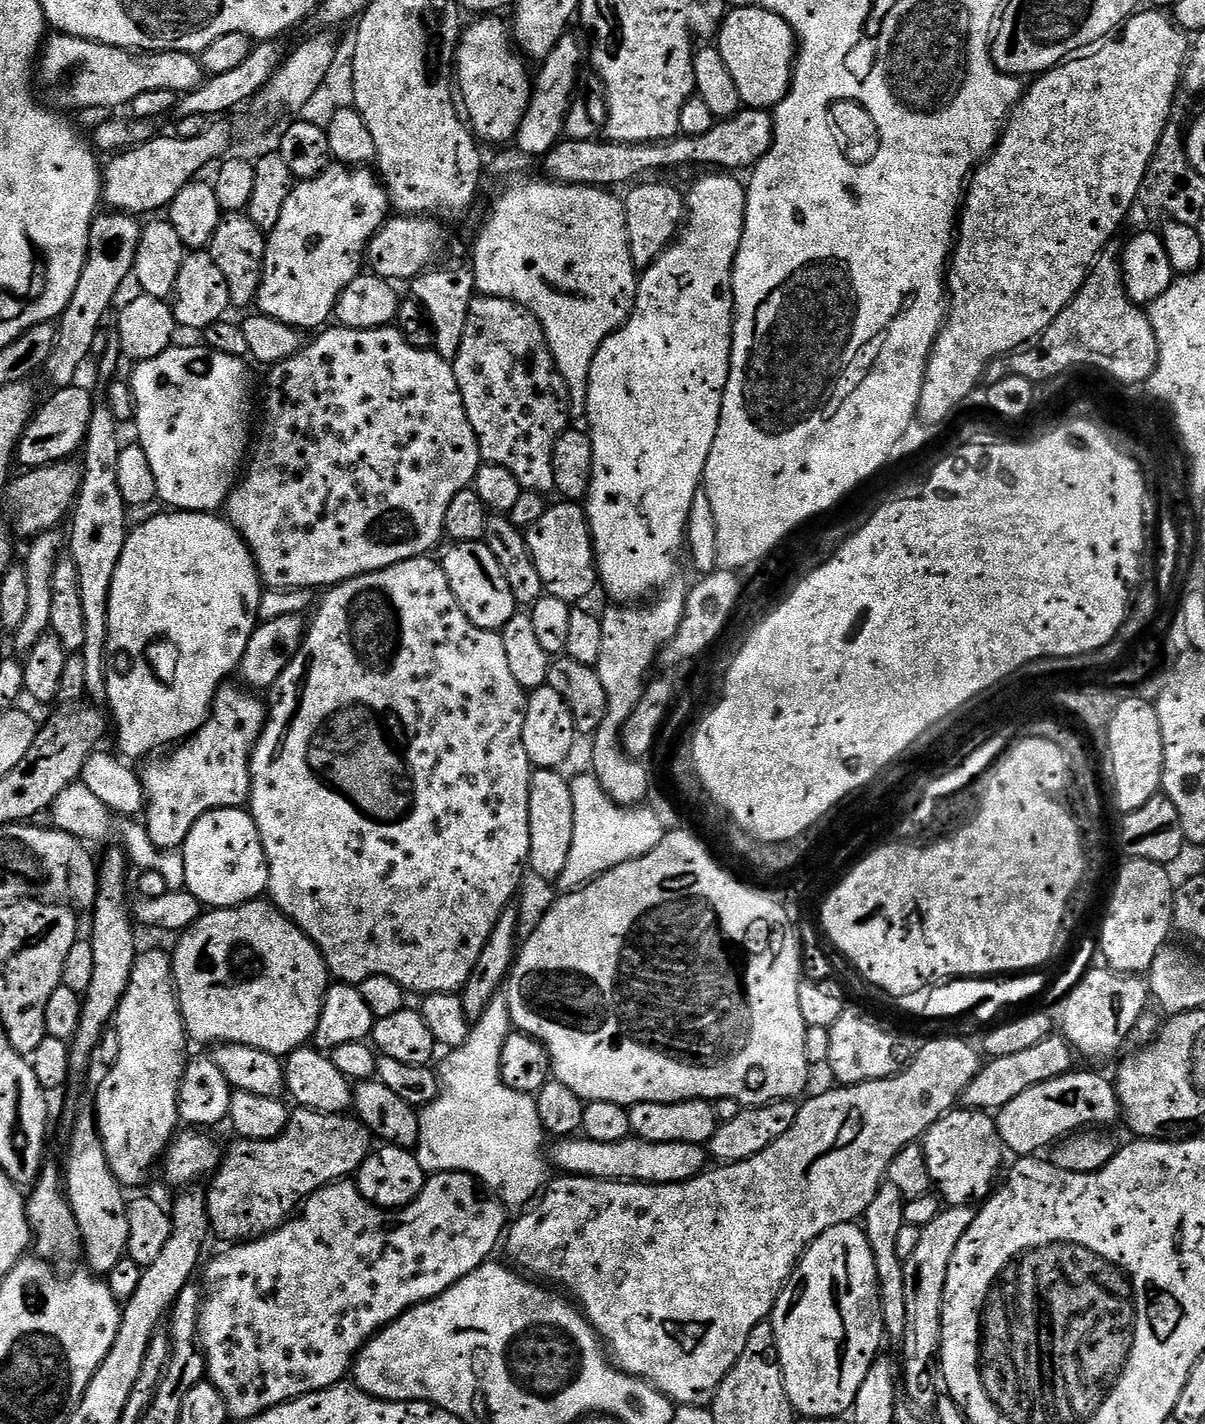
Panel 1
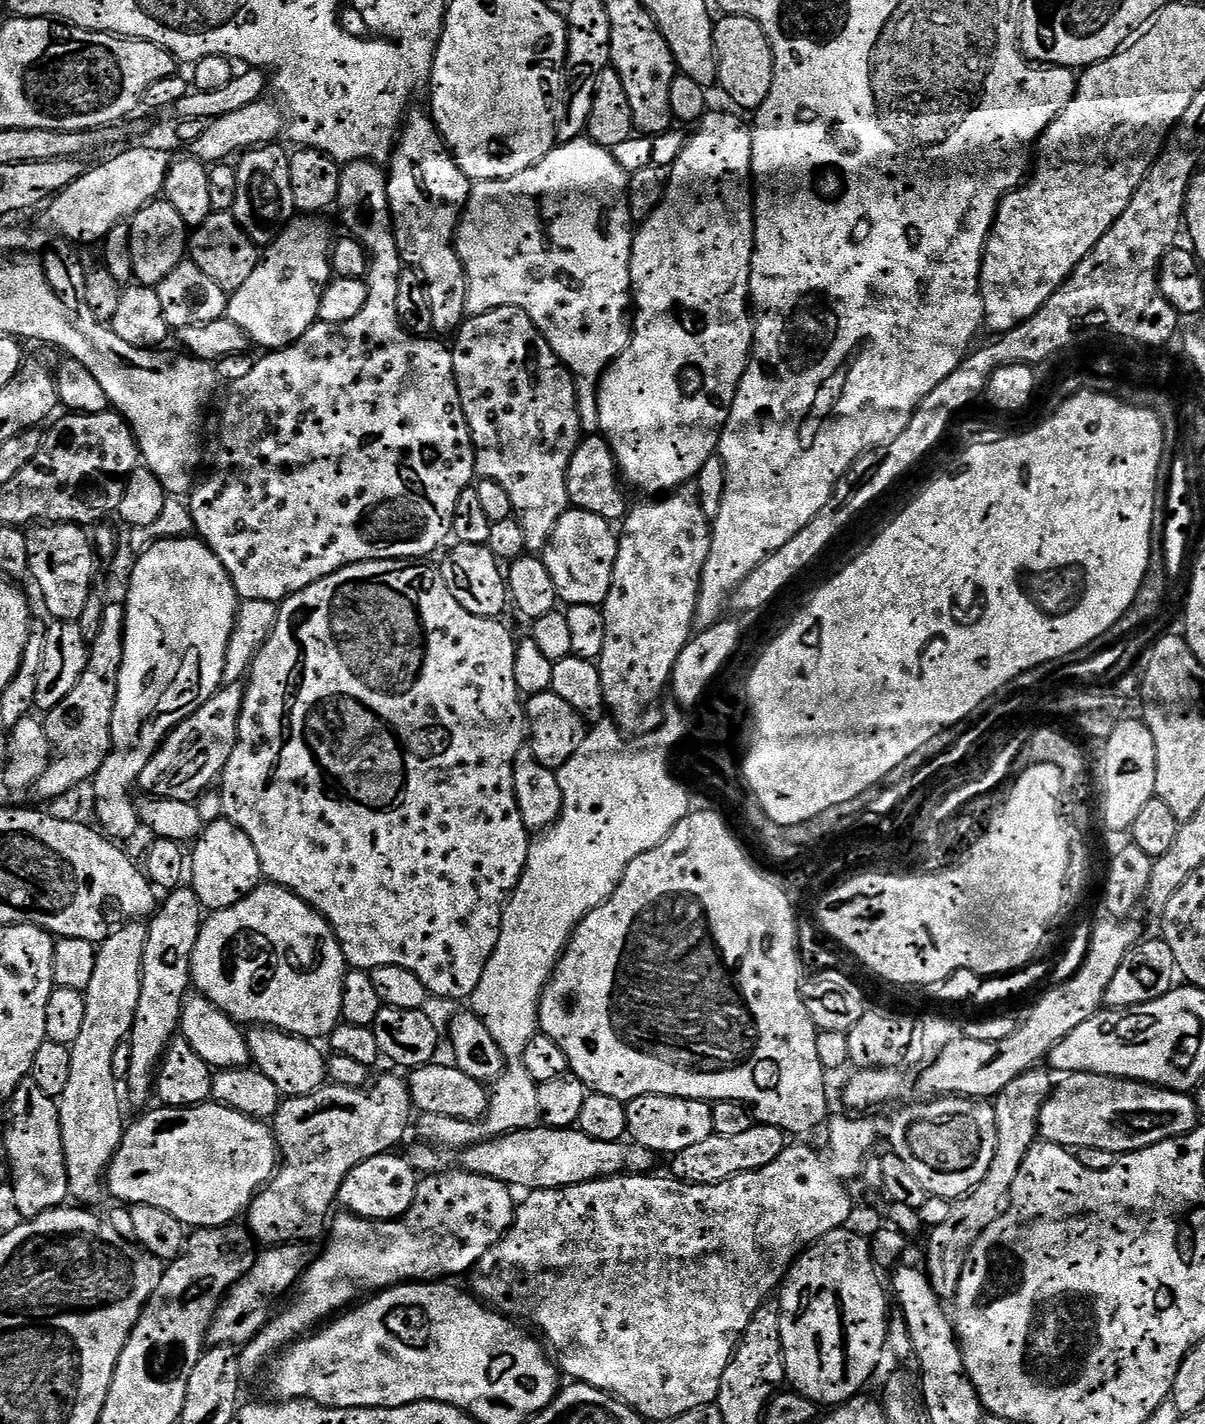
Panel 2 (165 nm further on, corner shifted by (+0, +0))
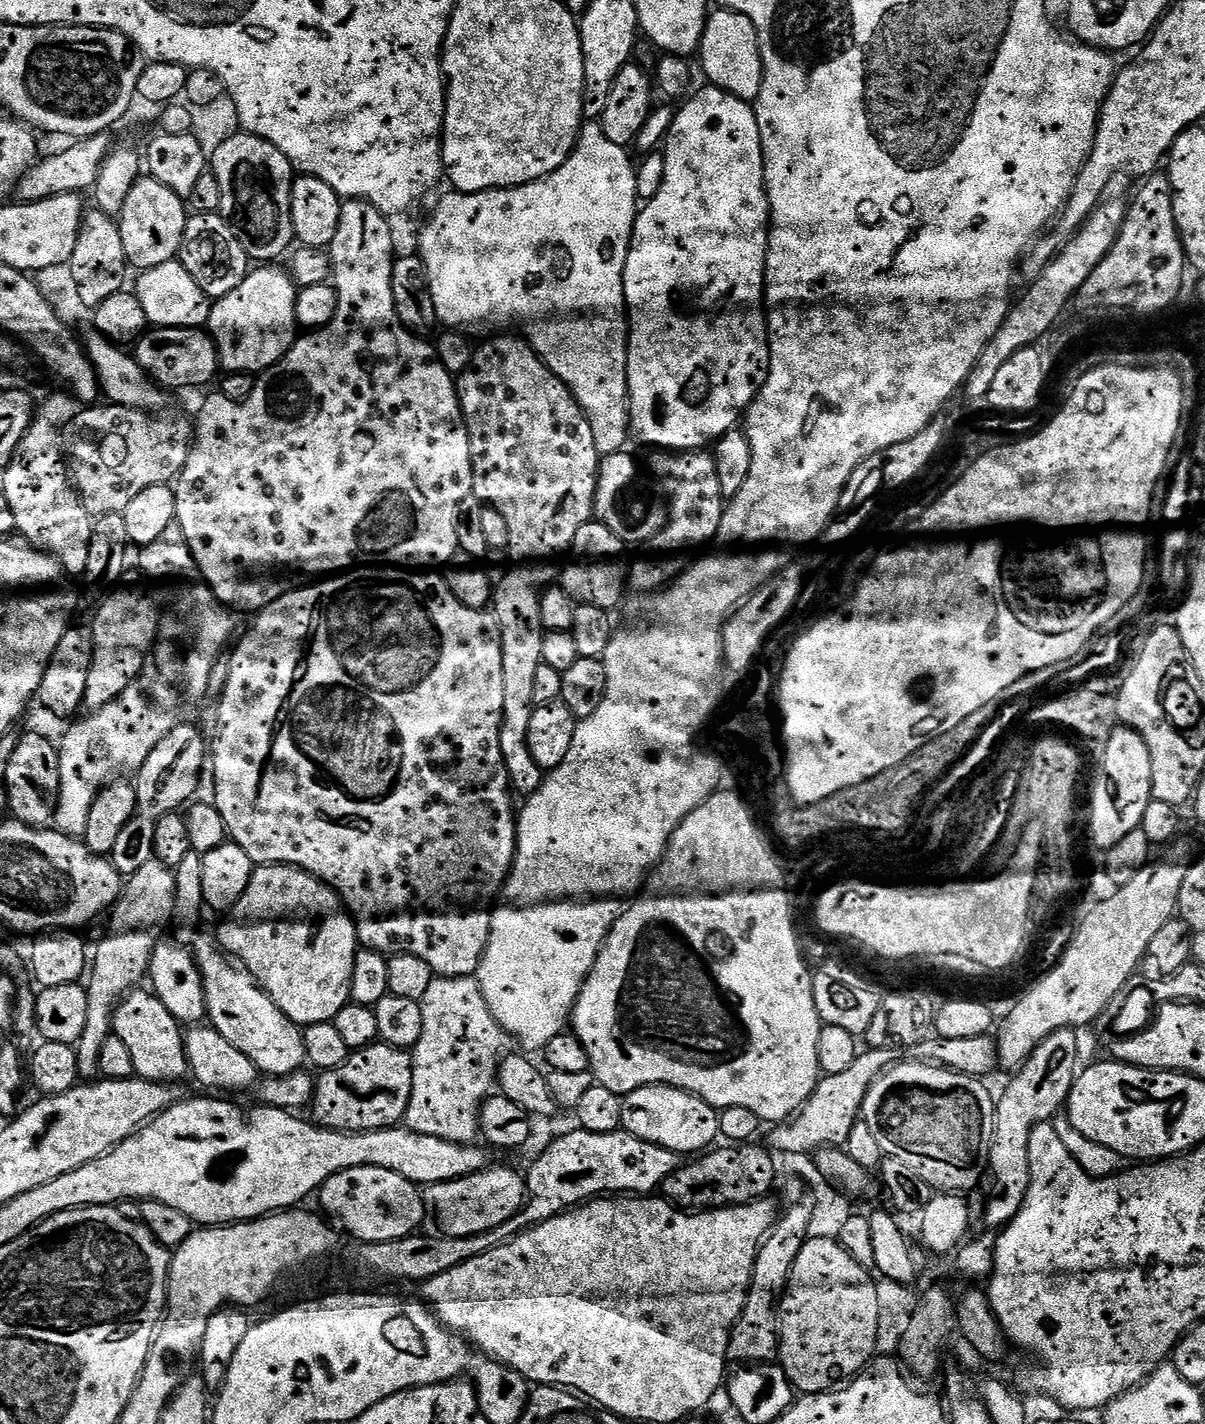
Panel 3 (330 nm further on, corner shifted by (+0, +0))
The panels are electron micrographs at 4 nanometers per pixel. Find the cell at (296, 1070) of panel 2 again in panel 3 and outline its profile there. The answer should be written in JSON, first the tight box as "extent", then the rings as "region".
{"extent":[194,936,305,1077],"region":[[[204,936],[194,947],[196,964],[200,967],[200,973],[204,979],[204,993],[208,1003],[207,1019],[211,1027],[216,1029],[226,1042],[238,1046],[246,1058],[255,1062],[257,1069],[269,1077],[288,1076],[292,1072],[301,1071],[305,1067],[304,1059],[304,1033],[301,1025],[295,1024],[289,1016],[282,1014],[282,1010],[272,1001],[272,997],[253,980],[252,975],[244,971],[243,967],[237,966],[222,951],[219,943],[208,936]]]}

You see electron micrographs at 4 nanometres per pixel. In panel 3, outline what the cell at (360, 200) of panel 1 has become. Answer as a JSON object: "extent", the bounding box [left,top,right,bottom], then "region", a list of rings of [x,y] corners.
{"extent":[206,266,298,373],"region":[[[276,266],[253,267],[236,289],[212,304],[206,328],[216,341],[218,364],[225,373],[262,373],[274,367],[298,339],[298,286],[283,267],[272,267]]]}

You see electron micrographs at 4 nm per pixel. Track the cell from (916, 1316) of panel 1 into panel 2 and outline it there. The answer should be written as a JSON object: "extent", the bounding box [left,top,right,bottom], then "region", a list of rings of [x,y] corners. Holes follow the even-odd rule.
{"extent":[924,1066,1054,1302],"region":[[[1037,1066],[1023,1072],[1010,1086],[1006,1086],[994,1098],[994,1122],[996,1123],[996,1145],[994,1159],[990,1161],[990,1170],[977,1188],[952,1205],[946,1222],[927,1233],[928,1245],[924,1248],[924,1264],[928,1281],[941,1302],[952,1302],[956,1299],[958,1282],[962,1282],[962,1270],[966,1258],[978,1242],[978,1238],[987,1230],[1004,1211],[1011,1195],[1018,1170],[1026,1162],[1033,1144],[1040,1135],[1040,1111],[1054,1087],[1054,1076],[1047,1067]],[[1053,1079],[1053,1080],[1052,1080]]]}

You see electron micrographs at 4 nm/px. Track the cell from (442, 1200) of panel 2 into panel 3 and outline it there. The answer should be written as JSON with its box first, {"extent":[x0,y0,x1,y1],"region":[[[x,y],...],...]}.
{"extent":[426,1167,526,1236],"region":[[[485,1167],[482,1172],[475,1172],[469,1176],[463,1176],[450,1182],[441,1184],[429,1184],[426,1188],[426,1204],[432,1208],[448,1223],[446,1228],[449,1236],[481,1236],[484,1232],[492,1232],[498,1226],[502,1226],[508,1220],[513,1220],[517,1212],[524,1207],[526,1199],[526,1180],[512,1168],[492,1168]]]}

